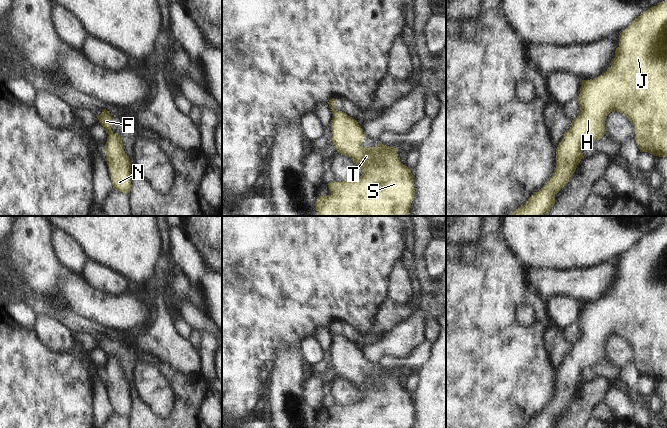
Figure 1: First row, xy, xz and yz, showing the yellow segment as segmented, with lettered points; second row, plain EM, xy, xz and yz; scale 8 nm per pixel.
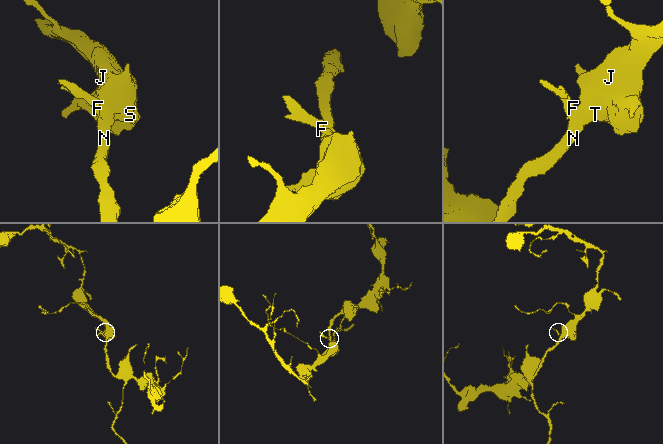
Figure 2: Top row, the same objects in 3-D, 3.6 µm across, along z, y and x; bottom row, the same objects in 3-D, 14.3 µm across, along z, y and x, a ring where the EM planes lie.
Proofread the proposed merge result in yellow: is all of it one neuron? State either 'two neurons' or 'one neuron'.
two neurons

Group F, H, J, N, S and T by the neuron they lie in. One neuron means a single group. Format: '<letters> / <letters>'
F / H J N S T

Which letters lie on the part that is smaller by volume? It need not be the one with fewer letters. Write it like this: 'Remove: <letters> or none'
Remove: F

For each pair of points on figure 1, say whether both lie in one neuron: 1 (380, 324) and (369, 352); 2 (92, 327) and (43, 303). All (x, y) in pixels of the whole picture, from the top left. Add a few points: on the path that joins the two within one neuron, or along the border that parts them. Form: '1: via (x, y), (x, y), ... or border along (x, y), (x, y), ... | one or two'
1: border along (393, 328), (383, 333), (376, 340), (361, 345) | two
2: via (80, 323), (55, 311) | one

